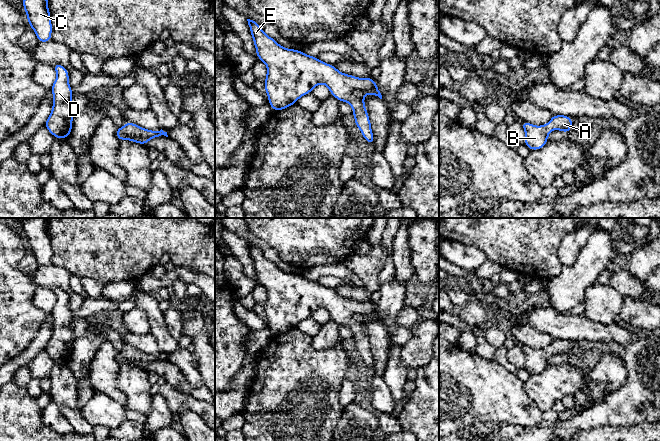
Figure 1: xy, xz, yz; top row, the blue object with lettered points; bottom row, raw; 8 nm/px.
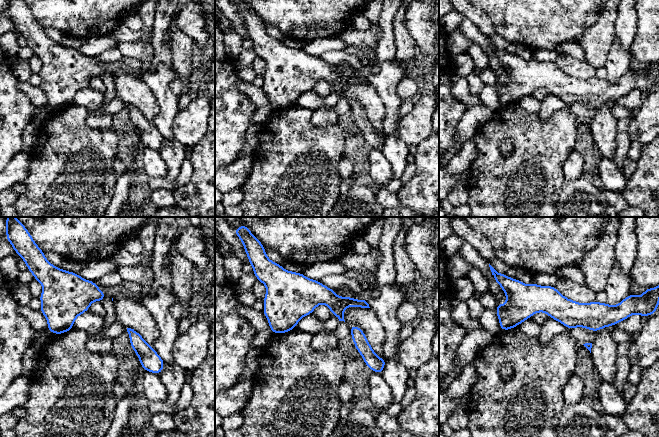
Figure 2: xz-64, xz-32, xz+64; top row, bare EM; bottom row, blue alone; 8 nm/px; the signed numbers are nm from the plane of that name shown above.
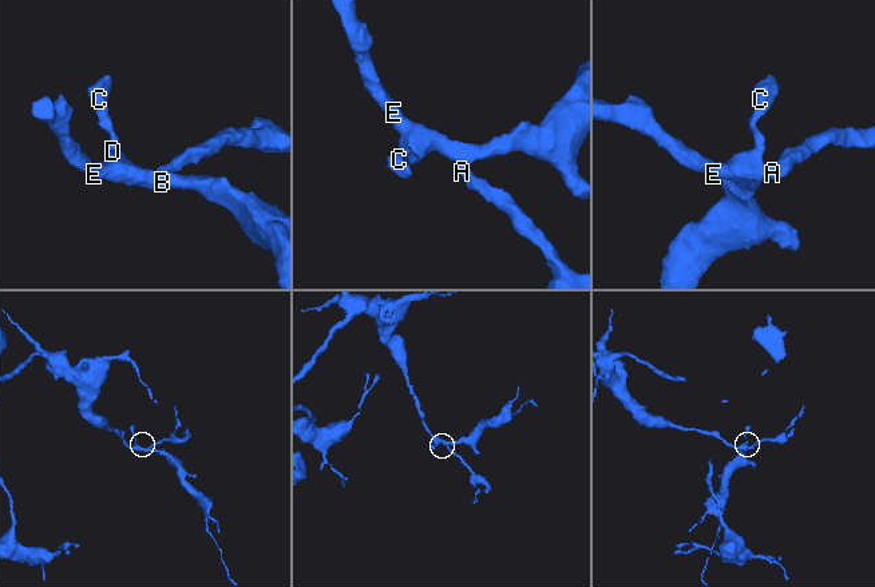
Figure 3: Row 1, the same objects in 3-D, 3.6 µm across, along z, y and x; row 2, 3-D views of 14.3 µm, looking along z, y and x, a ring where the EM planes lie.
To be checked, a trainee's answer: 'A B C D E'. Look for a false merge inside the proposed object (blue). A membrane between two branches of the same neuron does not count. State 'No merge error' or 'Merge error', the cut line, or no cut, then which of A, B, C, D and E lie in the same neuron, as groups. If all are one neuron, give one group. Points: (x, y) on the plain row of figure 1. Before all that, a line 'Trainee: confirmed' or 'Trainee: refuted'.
Trainee: confirmed
No merge error. No split. Groups: A B C D E

